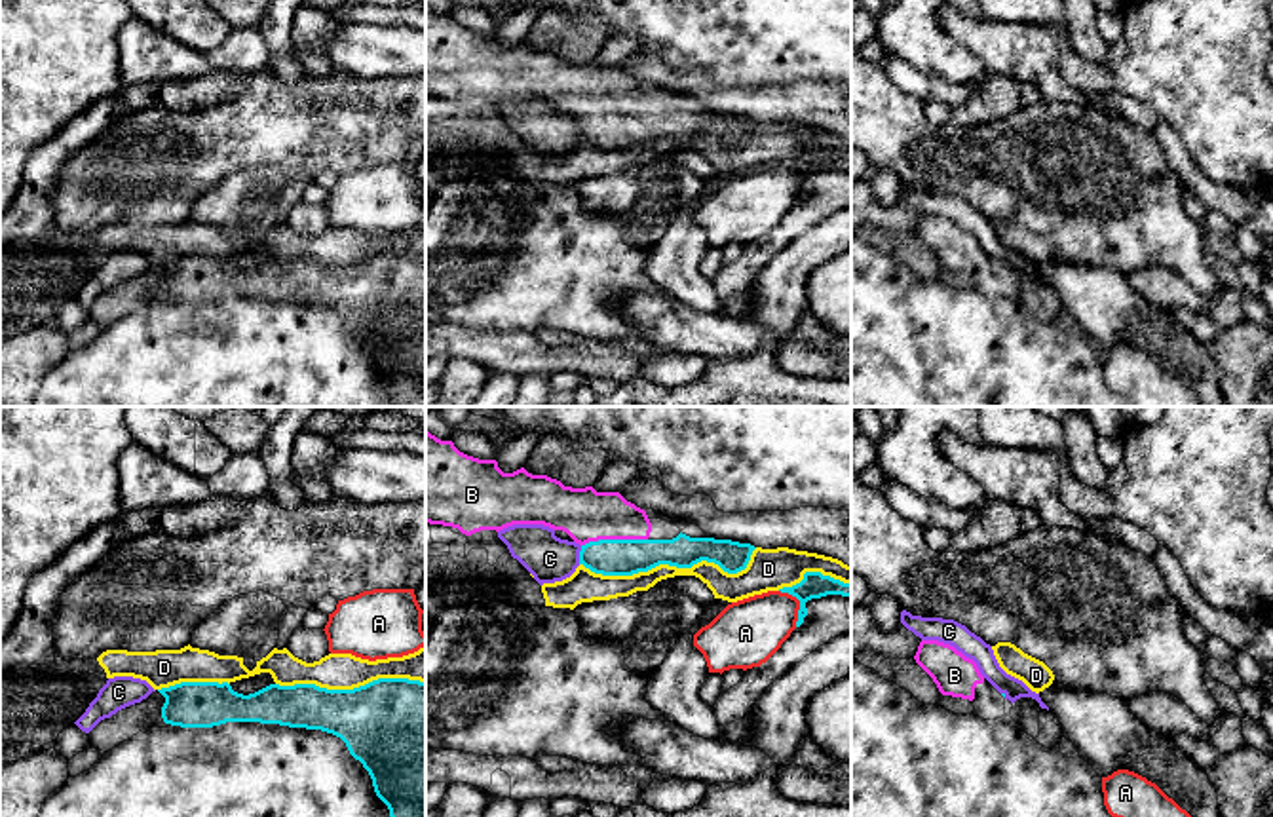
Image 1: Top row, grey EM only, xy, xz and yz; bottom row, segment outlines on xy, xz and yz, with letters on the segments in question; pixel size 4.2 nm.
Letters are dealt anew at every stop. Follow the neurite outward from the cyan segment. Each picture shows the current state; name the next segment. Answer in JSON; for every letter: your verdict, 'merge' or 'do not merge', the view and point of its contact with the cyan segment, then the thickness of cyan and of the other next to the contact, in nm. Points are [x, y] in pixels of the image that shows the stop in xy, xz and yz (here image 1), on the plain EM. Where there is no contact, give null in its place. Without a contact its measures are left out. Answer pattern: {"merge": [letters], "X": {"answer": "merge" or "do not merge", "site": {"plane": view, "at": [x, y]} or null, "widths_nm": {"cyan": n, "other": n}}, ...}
{"merge": ["B"], "A": {"answer": "do not merge", "site": {"plane": "xz", "at": [800, 179]}, "widths_nm": {"cyan": 110, "other": 280}}, "B": {"answer": "merge", "site": {"plane": "xz", "at": [614, 114]}, "widths_nm": {"cyan": 160, "other": 220}}, "C": {"answer": "do not merge", "site": {"plane": "xz", "at": [580, 130]}, "widths_nm": {"cyan": 160, "other": 200}}, "D": {"answer": "do not merge", "site": {"plane": "xz", "at": [671, 139]}, "widths_nm": {"cyan": 160, "other": 120}}}

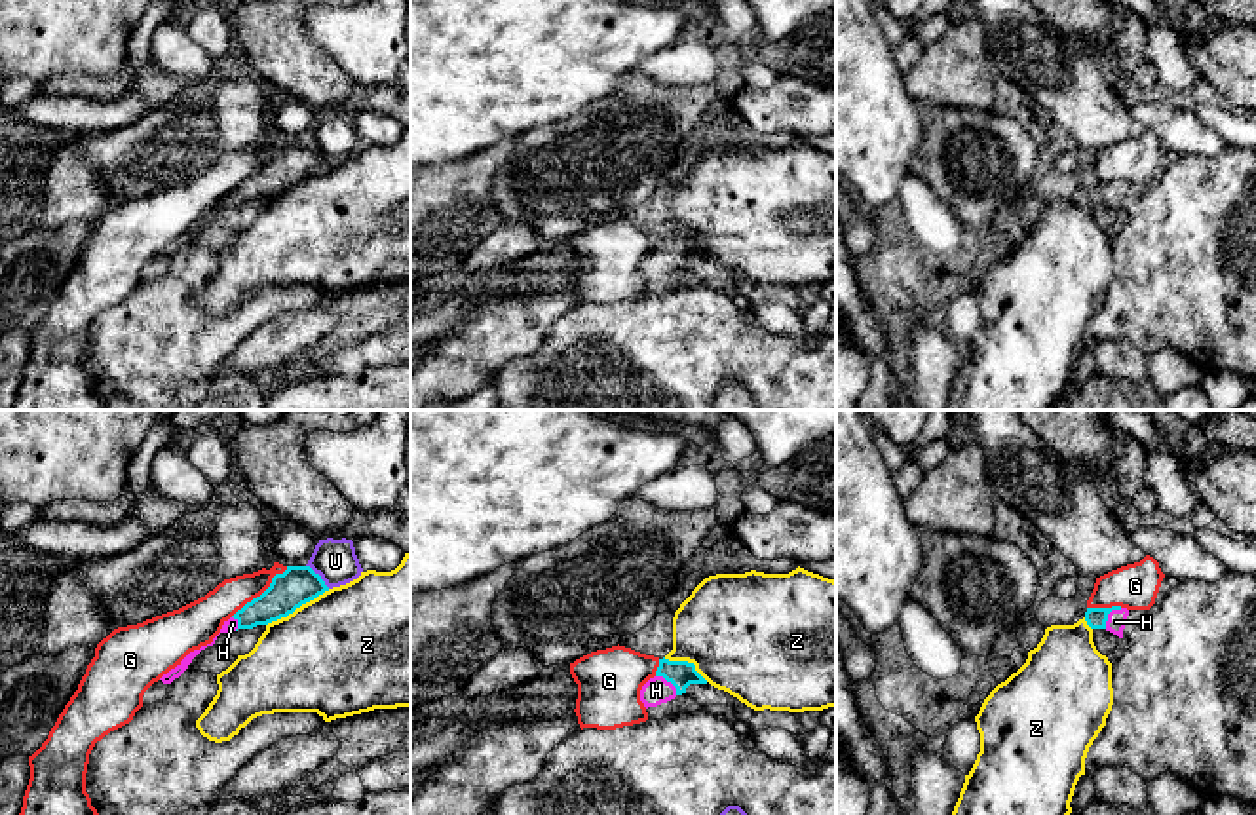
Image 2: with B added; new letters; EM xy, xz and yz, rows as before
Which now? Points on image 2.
{"merge": ["H"], "G": {"answer": "do not merge", "site": {"plane": "xy", "at": [263, 168]}, "widths_nm": {"cyan": 160, "other": 160}}, "H": {"answer": "merge", "site": {"plane": "yz", "at": [1108, 187]}, "widths_nm": {"cyan": 90, "other": 80}}, "U": {"answer": "do not merge", "site": {"plane": "xy", "at": [320, 151]}, "widths_nm": {"cyan": 160, "other": 180}}, "Z": {"answer": "do not merge", "site": {"plane": "xy", "at": [297, 181]}, "widths_nm": {"cyan": 160, "other": 480}}}

